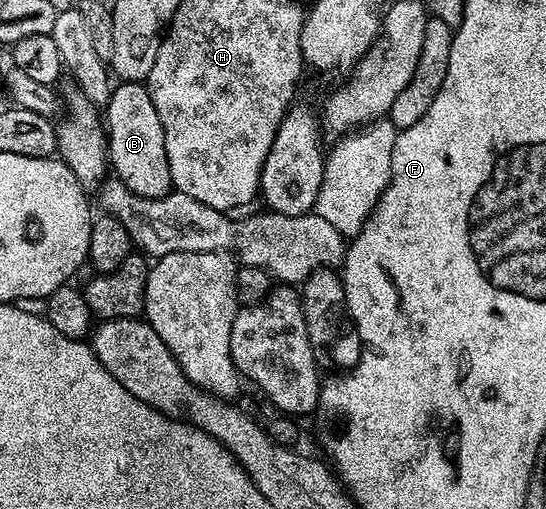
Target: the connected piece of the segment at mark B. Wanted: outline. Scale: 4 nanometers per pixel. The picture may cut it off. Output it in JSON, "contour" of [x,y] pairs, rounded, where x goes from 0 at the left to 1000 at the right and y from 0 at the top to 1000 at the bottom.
{"contour":[[[223,161],[203,179],[201,198],[190,206],[190,250],[198,261],[198,322],[214,354],[251,385],[306,385],[315,375],[315,342],[300,295],[300,248],[293,248],[293,224],[278,208],[266,163]]]}

